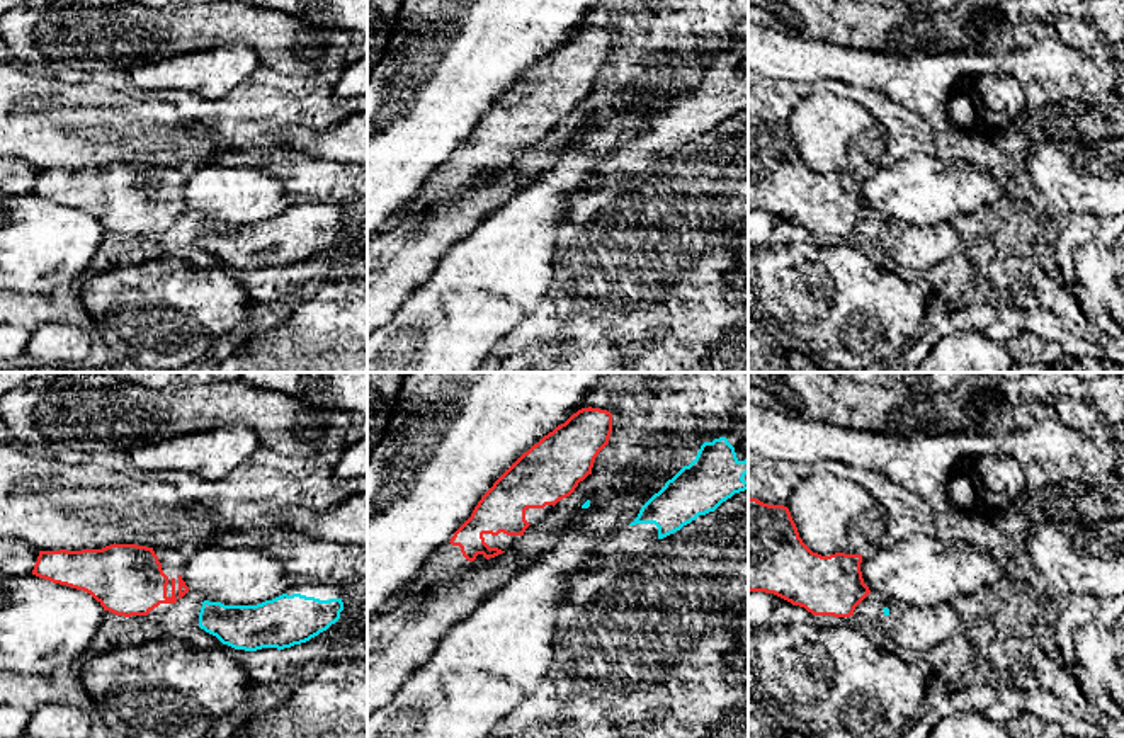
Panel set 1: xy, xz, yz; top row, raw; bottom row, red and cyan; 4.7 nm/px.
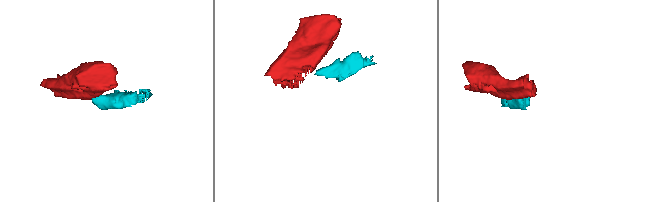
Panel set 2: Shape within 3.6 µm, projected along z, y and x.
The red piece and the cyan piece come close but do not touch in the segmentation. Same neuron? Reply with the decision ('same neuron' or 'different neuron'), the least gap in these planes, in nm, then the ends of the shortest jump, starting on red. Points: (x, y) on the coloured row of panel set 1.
different neuron | 80 nm | xz (573, 490), (585, 502)

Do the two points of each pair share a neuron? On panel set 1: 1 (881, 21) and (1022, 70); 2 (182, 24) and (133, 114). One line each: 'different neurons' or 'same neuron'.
1: different neurons
2: different neurons

